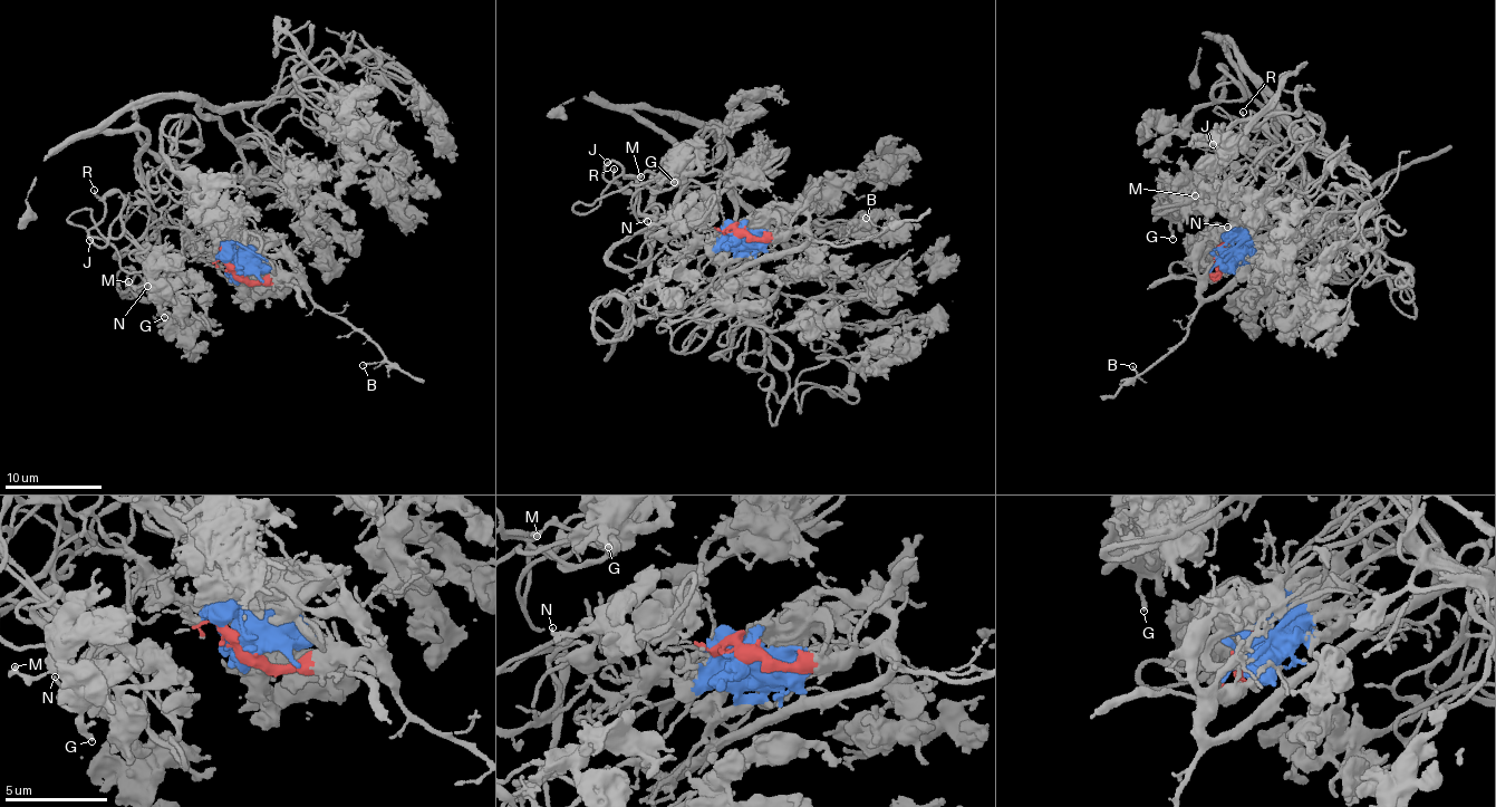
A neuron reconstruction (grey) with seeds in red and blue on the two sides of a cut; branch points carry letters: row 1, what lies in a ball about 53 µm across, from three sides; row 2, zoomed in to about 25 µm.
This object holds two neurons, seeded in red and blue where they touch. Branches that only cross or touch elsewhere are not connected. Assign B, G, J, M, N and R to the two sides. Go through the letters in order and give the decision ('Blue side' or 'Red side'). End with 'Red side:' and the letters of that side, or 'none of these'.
B: Red side
G: Blue side
J: Blue side
M: Blue side
N: Blue side
R: Blue side
Red side: B

